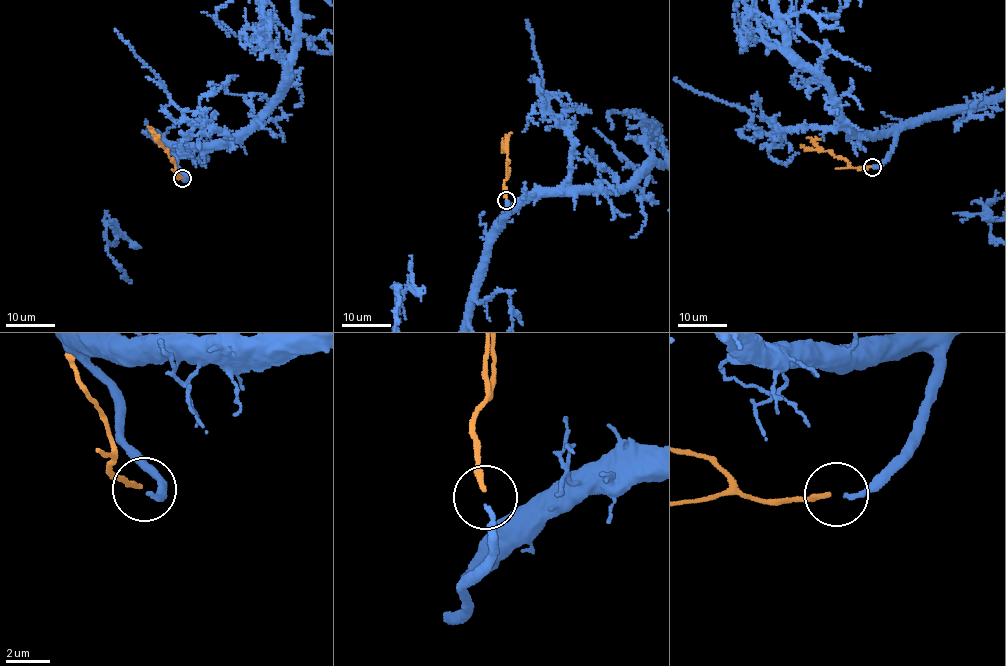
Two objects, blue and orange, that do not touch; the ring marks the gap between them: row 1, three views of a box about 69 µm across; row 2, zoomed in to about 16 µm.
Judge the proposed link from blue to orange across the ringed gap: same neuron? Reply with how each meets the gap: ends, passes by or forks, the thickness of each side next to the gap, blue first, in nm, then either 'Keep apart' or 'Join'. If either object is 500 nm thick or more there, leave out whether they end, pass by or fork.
At the ring blue ends. At the ring orange ends. Thickness 220 nm (blue) against 200 nm. Join

